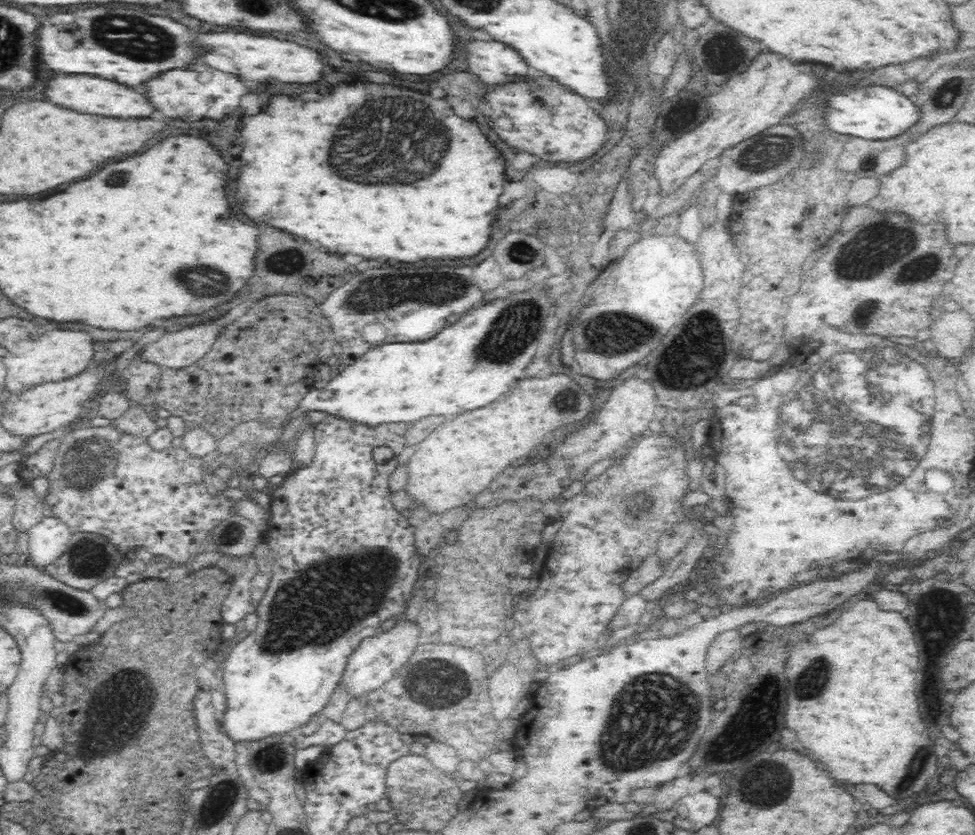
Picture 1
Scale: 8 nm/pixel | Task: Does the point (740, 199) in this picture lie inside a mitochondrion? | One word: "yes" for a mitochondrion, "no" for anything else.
no

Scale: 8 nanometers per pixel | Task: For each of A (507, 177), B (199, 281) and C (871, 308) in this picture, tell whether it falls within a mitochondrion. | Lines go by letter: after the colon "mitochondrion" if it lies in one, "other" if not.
A: other
B: mitochondrion
C: mitochondrion

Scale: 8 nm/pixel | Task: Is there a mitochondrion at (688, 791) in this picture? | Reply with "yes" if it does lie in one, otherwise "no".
no

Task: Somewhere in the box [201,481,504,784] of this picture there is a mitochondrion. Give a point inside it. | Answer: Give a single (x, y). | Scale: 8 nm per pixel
(322, 602)

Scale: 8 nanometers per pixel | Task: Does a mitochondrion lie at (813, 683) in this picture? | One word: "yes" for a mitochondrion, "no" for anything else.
yes

